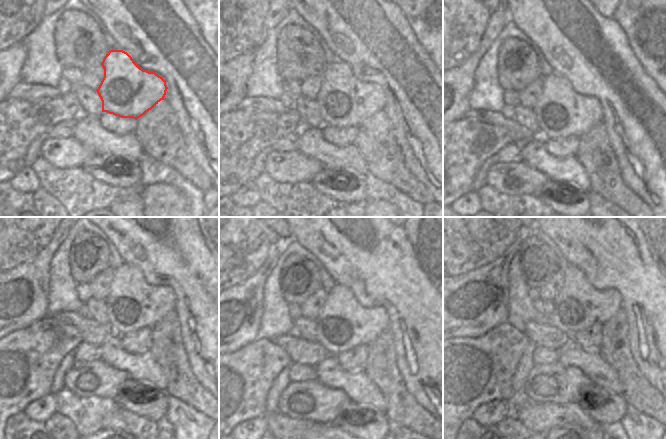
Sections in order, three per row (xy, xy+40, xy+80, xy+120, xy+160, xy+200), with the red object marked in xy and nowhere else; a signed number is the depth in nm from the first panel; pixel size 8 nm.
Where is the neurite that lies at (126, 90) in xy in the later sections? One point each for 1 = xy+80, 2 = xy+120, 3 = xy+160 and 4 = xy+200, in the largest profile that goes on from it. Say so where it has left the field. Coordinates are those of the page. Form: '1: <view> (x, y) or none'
1: xy+80 (560, 111)
2: xy+120 (106, 325)
3: xy+160 (358, 313)
4: xy+200 (582, 308)

